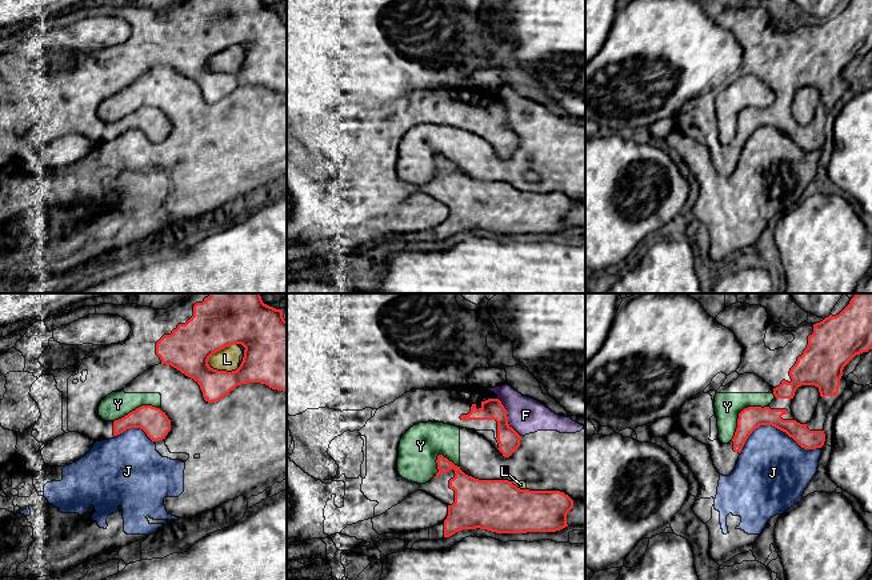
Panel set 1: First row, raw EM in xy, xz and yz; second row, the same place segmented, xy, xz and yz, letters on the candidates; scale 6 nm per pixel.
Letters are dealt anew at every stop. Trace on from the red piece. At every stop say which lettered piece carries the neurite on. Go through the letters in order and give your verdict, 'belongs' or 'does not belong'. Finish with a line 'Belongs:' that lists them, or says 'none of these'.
F: does not belong
J: does not belong
L: does not belong
Y: does not belong
Belongs: none of these

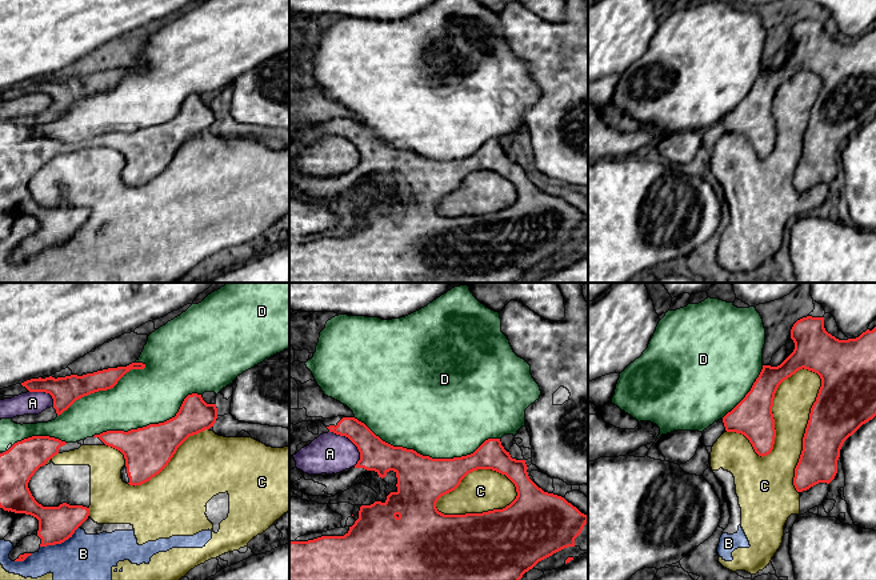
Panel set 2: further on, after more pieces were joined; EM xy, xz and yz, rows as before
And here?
A: does not belong
B: does not belong
C: does not belong
D: does not belong
Belongs: none of these

